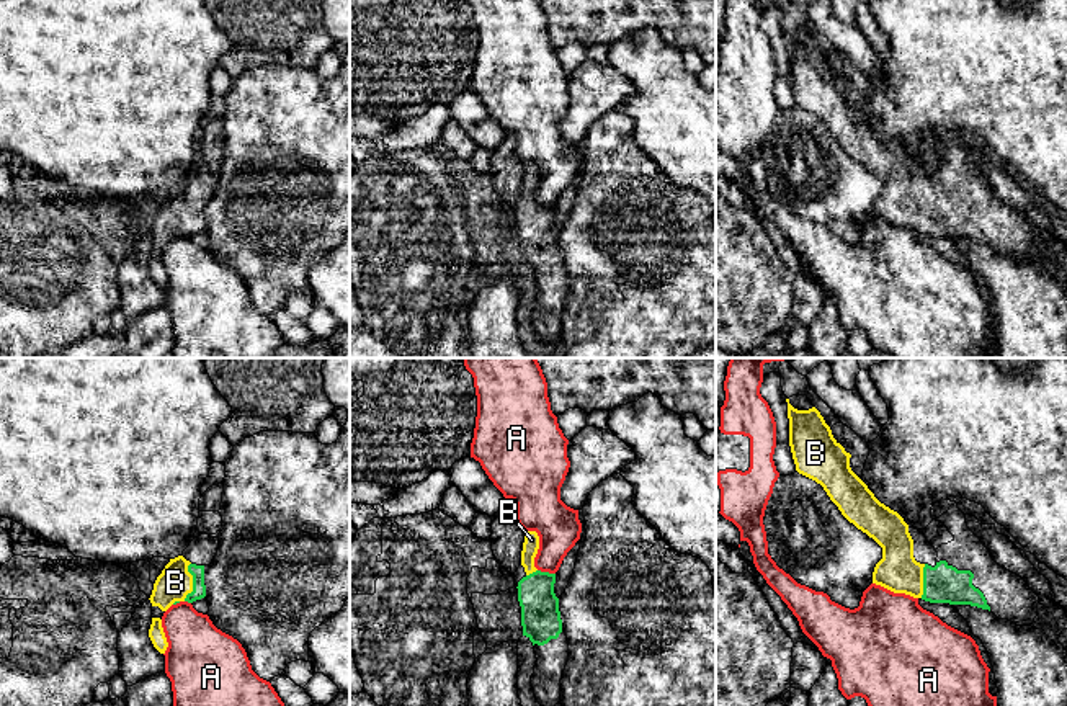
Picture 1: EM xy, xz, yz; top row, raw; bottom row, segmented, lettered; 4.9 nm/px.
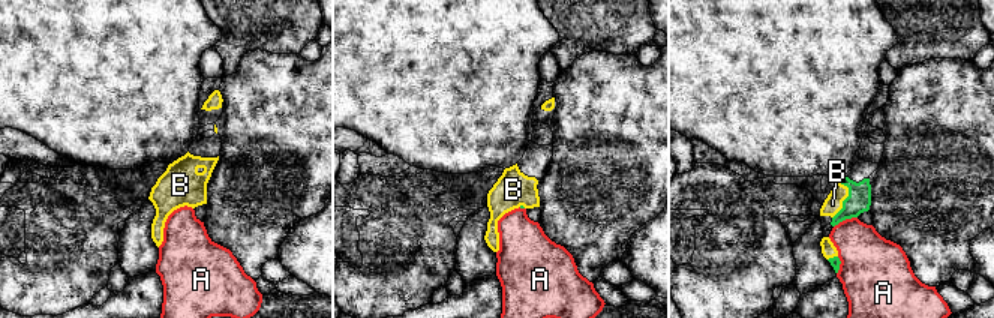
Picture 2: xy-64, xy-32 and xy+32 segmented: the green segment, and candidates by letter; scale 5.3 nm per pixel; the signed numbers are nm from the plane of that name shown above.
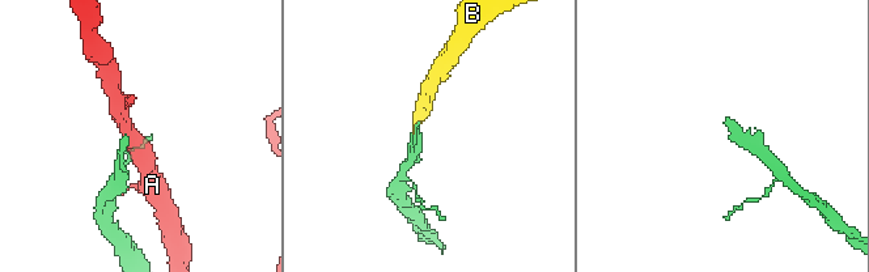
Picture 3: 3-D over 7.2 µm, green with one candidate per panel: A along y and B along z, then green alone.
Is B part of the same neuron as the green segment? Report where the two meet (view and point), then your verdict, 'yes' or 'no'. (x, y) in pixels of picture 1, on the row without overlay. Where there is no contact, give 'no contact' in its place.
meets green in xy at (193, 216); yes

